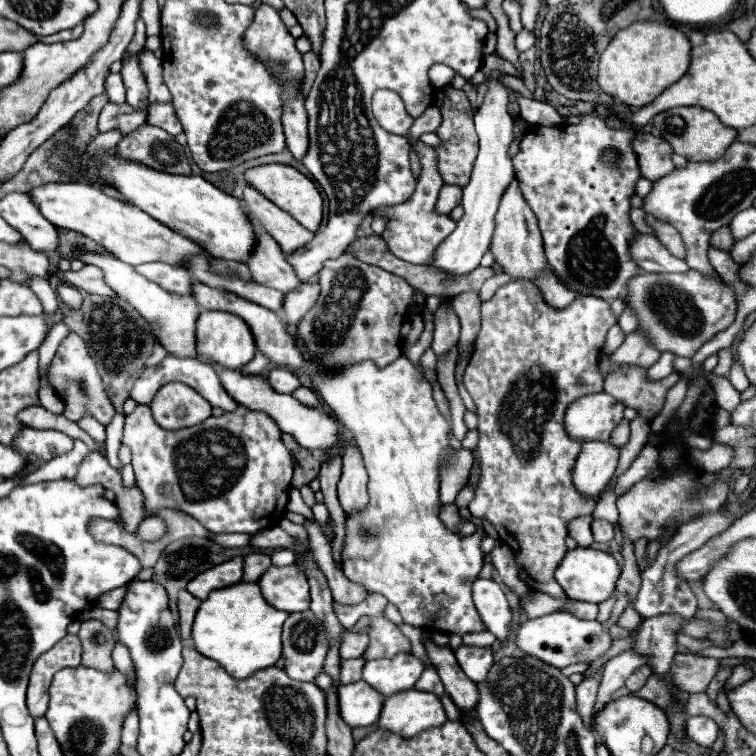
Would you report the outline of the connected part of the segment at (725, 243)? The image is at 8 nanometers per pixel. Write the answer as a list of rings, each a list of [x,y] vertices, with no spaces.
[[[723,226],[717,232],[713,232],[711,234],[711,240],[709,240],[709,244],[713,248],[719,248],[723,252],[731,252],[731,248],[735,246],[735,242],[737,240],[735,240],[735,236],[731,236],[731,228],[729,226]]]

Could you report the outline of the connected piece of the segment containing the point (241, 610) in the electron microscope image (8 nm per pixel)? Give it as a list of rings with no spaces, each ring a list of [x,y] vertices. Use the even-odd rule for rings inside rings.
[[[239,582],[219,588],[201,602],[195,616],[191,638],[193,646],[207,658],[217,660],[231,676],[247,678],[257,670],[273,666],[281,656],[281,626],[287,612],[269,606],[259,590],[259,584]]]

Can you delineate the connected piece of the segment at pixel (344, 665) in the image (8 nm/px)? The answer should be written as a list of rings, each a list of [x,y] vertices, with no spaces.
[[[351,658],[341,662],[341,684],[351,684],[355,680],[361,680],[361,668],[365,664],[365,658]]]

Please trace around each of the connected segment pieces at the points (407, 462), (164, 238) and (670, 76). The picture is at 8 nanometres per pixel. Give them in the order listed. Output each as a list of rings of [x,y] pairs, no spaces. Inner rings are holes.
[[[303,350],[307,360],[307,372],[313,378],[321,398],[335,412],[339,422],[349,428],[355,438],[365,468],[369,472],[369,504],[367,508],[347,516],[347,544],[343,548],[343,572],[349,580],[363,584],[367,590],[379,590],[391,604],[397,606],[405,624],[415,628],[429,628],[447,634],[475,634],[485,632],[485,624],[471,600],[471,586],[483,566],[481,540],[483,530],[471,536],[459,536],[447,530],[439,520],[439,460],[451,448],[447,434],[449,426],[431,396],[431,384],[423,372],[413,366],[405,356],[395,364],[377,368],[373,362],[351,364],[339,372],[325,372],[311,362],[311,356]]]
[[[49,182],[29,190],[35,206],[39,208],[41,216],[47,218],[57,228],[75,230],[99,246],[113,252],[119,260],[127,264],[143,264],[143,262],[167,262],[171,266],[183,264],[185,258],[203,252],[197,244],[187,240],[185,236],[173,232],[165,224],[151,218],[147,212],[139,210],[137,206],[123,204],[113,200],[101,192],[99,186],[85,184],[85,182]]]
[[[649,20],[635,22],[619,30],[601,54],[597,84],[605,94],[619,98],[627,106],[647,106],[687,72],[689,52],[691,44],[677,26]]]

